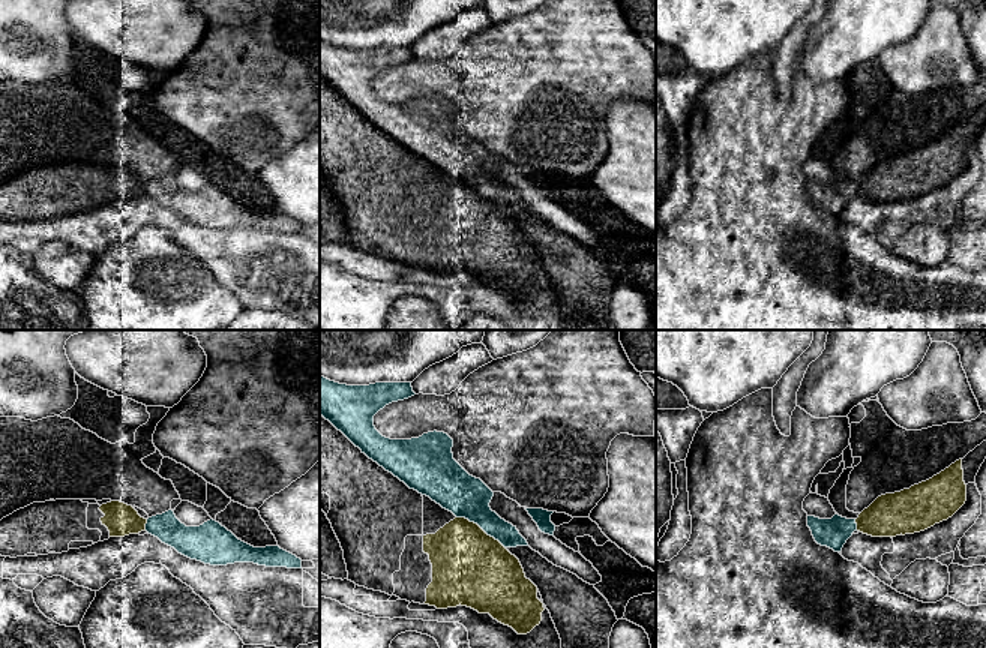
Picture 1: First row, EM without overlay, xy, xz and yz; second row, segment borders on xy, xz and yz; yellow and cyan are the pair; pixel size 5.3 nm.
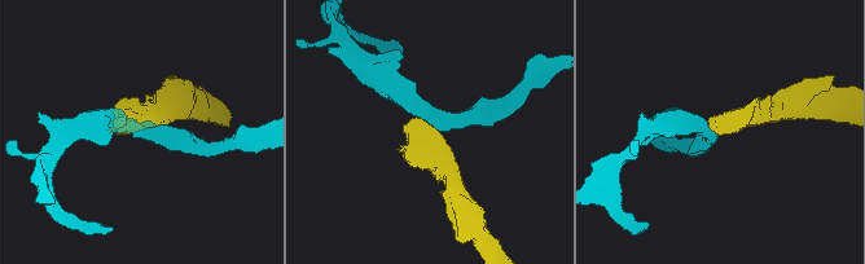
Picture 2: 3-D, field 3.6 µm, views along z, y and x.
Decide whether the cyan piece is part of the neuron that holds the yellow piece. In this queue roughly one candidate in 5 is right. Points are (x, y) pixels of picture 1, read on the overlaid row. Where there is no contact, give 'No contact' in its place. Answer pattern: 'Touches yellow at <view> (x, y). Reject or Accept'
Touches yellow at xz (479, 527). Reject

